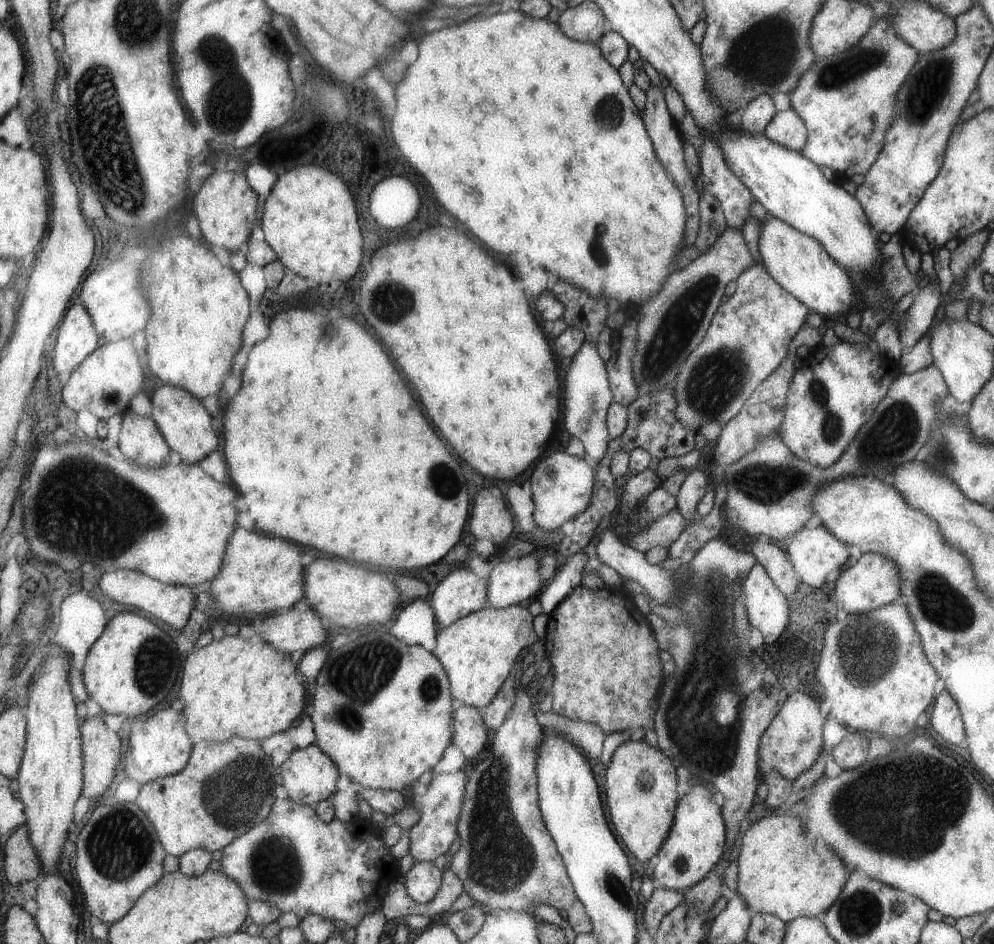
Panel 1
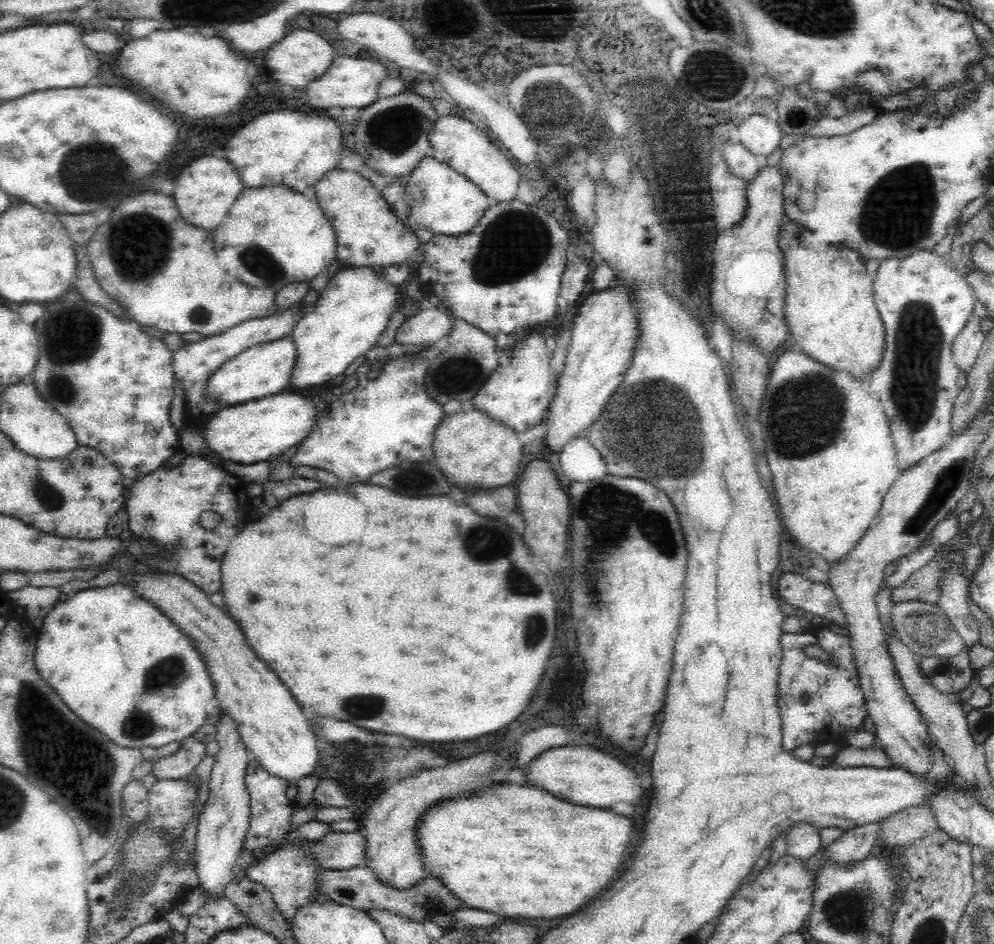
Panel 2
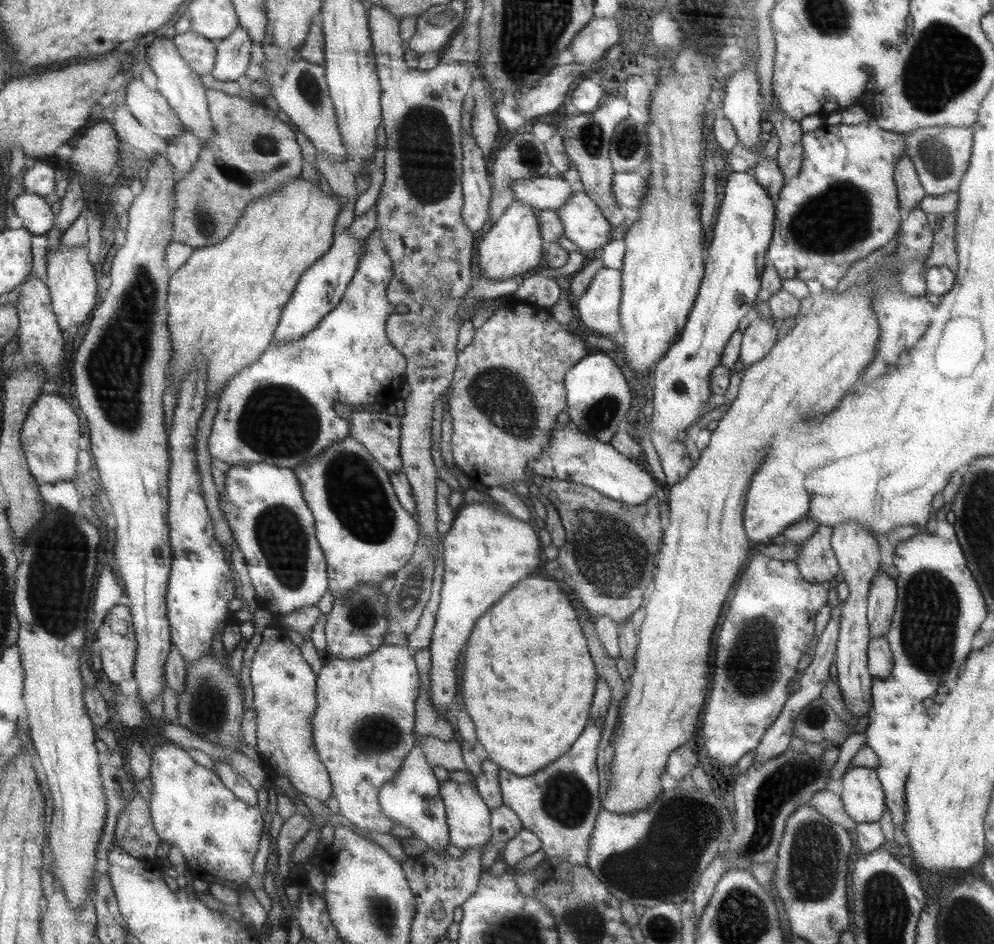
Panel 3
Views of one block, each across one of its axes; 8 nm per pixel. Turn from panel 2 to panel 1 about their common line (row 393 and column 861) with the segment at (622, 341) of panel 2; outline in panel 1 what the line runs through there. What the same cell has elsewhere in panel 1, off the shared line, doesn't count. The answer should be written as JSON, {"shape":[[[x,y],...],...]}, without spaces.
{"shape":[[[863,554],[857,562],[851,562],[851,566],[839,572],[835,580],[835,606],[839,606],[837,610],[843,610],[849,616],[857,616],[893,604],[899,598],[897,580],[899,576],[895,572],[895,566],[887,558],[877,554]]]}

